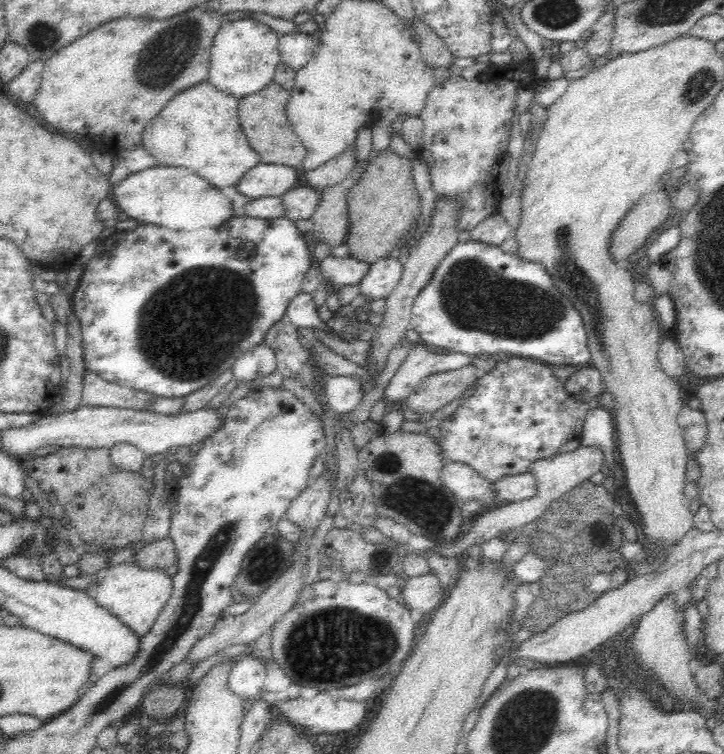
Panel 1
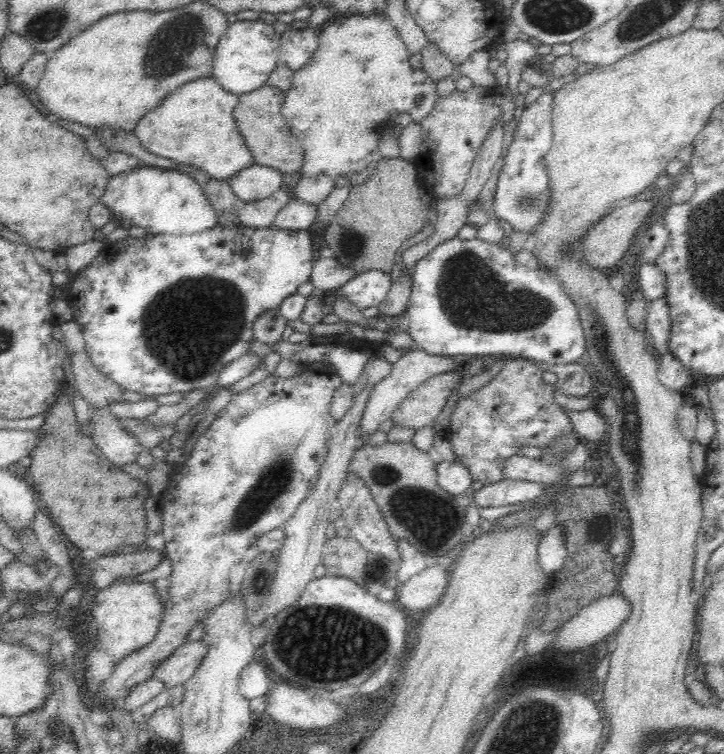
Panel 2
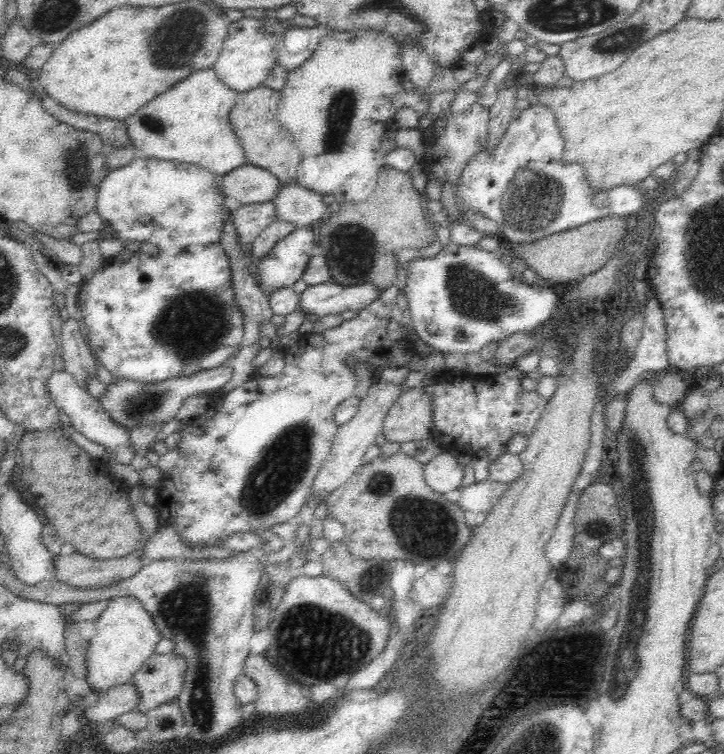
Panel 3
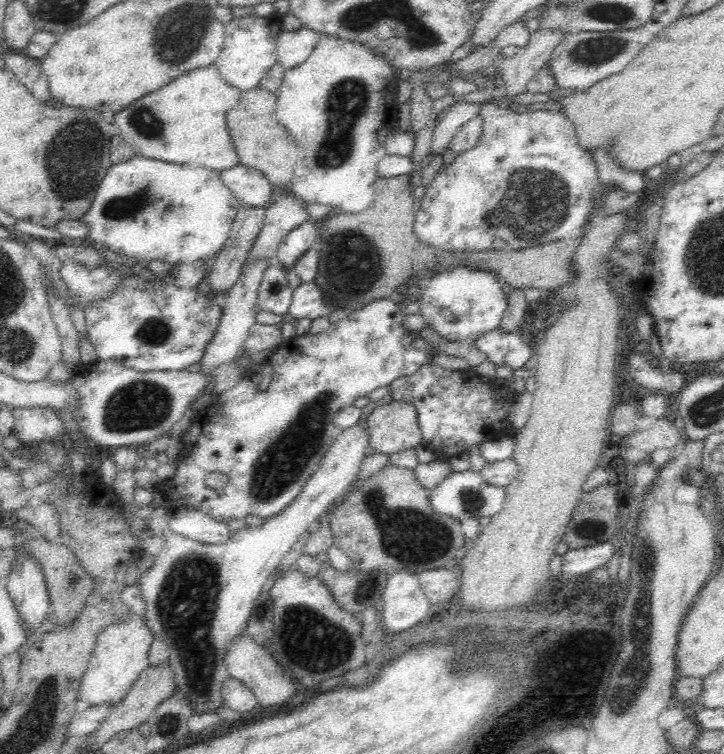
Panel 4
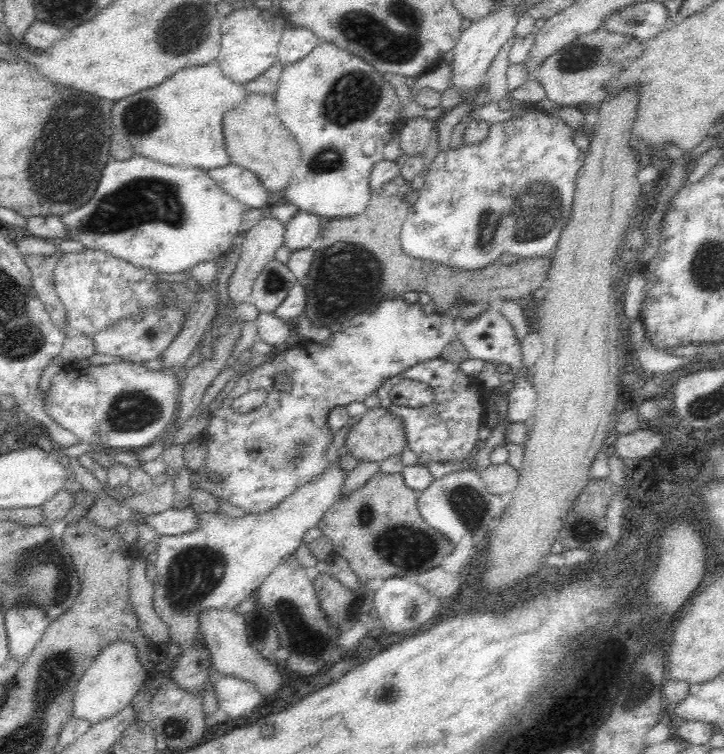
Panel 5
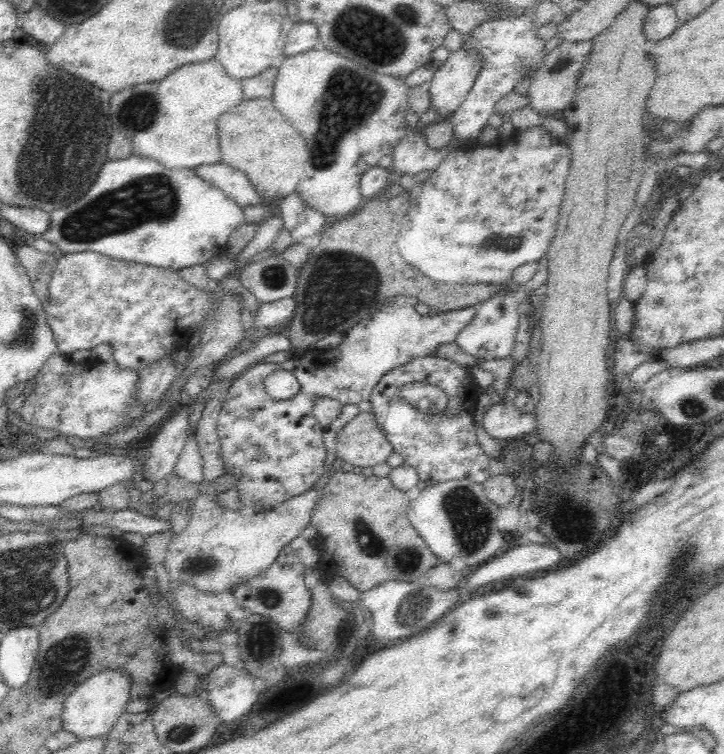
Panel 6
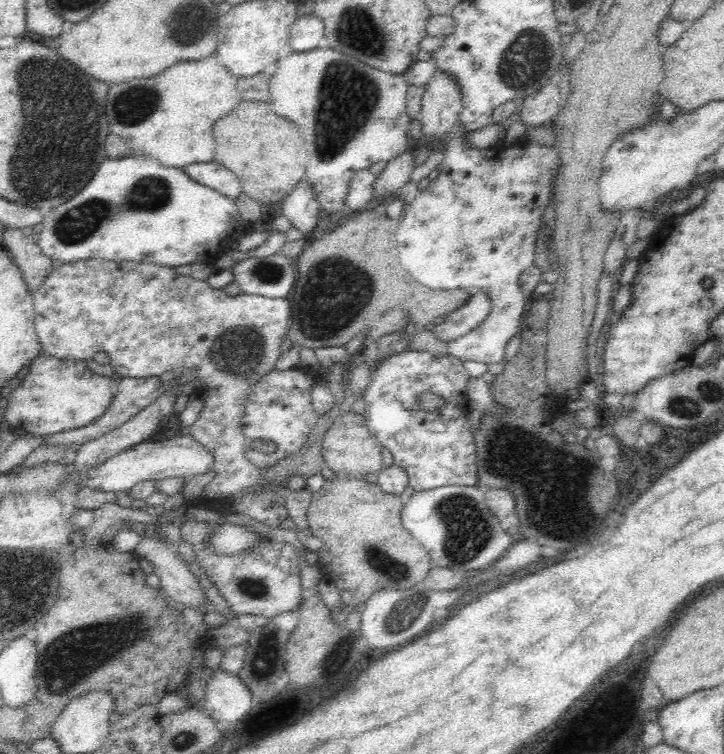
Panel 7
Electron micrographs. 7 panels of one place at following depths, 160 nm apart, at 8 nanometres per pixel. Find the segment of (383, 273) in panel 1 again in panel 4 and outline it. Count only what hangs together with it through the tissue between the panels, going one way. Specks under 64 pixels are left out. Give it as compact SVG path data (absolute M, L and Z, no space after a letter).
M314 281L300 283L293 289L292 300L284 317L297 321L301 318L313 319L316 316L328 316L334 307L326 303L326 299L328 298L324 298L320 287L316 287Z

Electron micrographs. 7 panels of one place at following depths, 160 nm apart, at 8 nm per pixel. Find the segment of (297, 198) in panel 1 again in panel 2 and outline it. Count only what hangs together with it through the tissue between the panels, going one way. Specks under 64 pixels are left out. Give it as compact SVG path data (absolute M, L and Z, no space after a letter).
M290 198L270 224L274 229L310 231L316 218L316 205Z

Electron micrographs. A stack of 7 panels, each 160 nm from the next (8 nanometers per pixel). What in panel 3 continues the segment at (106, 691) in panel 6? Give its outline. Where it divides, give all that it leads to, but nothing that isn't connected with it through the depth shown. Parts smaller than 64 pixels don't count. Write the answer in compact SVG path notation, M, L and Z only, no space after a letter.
M130 596L113 597L94 623L96 635L88 643L85 681L88 692L96 694L128 683L140 666L155 653L162 635L142 603Z

